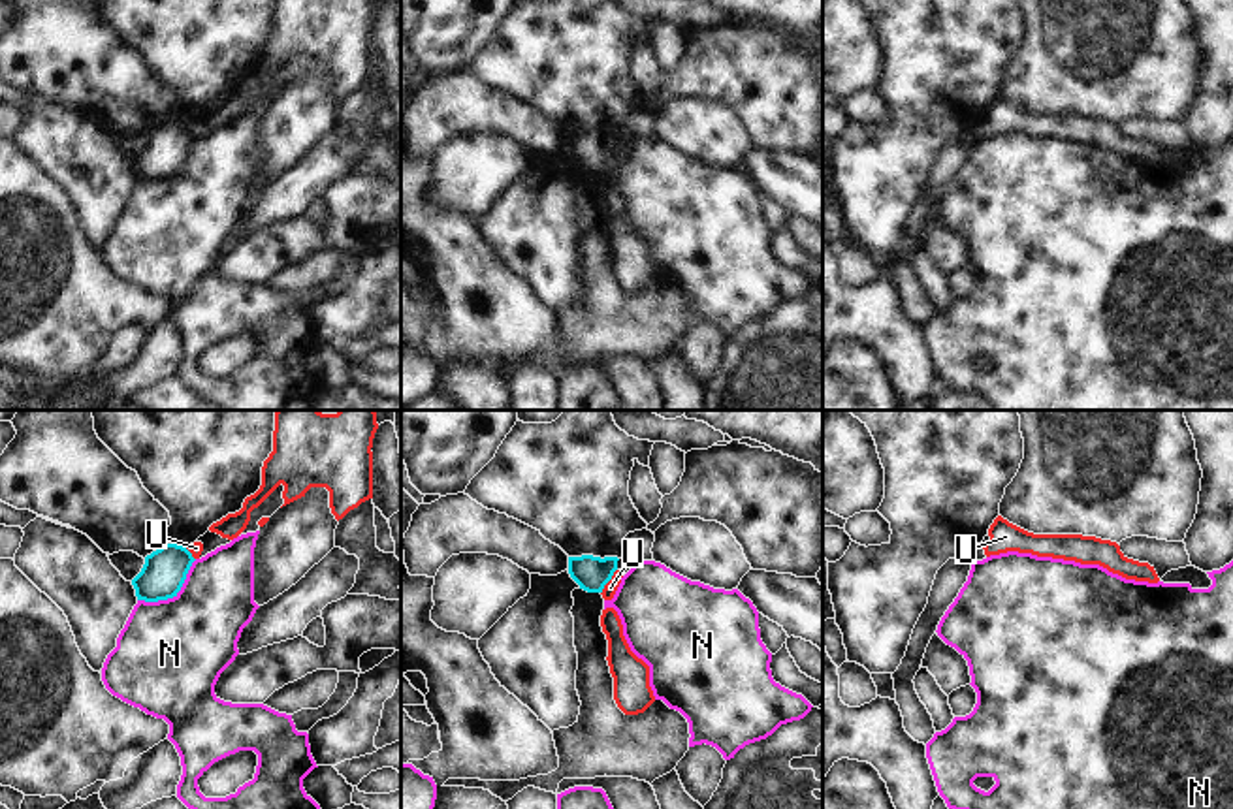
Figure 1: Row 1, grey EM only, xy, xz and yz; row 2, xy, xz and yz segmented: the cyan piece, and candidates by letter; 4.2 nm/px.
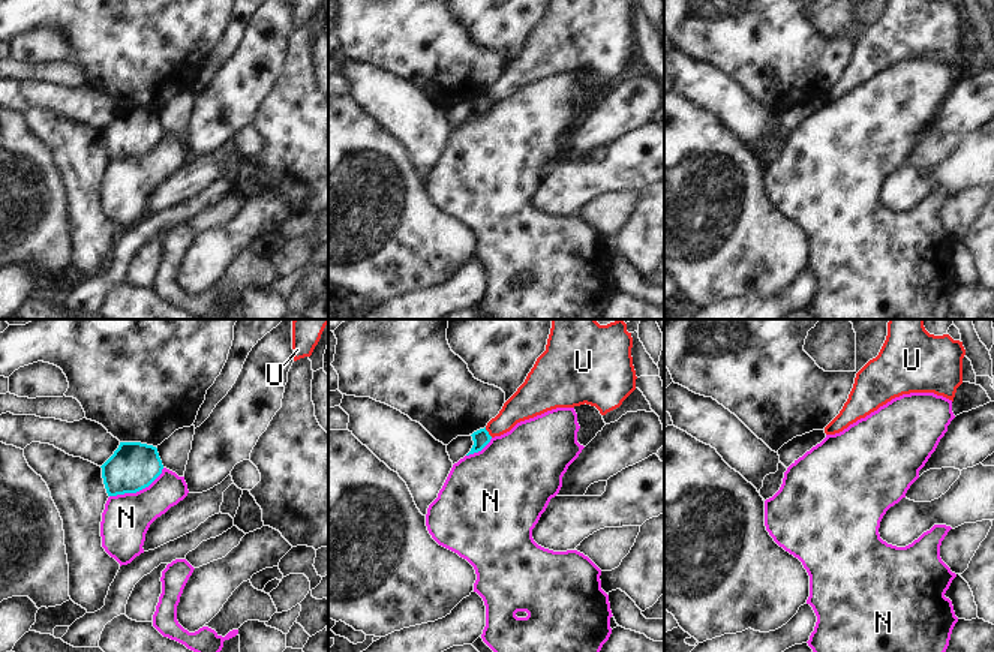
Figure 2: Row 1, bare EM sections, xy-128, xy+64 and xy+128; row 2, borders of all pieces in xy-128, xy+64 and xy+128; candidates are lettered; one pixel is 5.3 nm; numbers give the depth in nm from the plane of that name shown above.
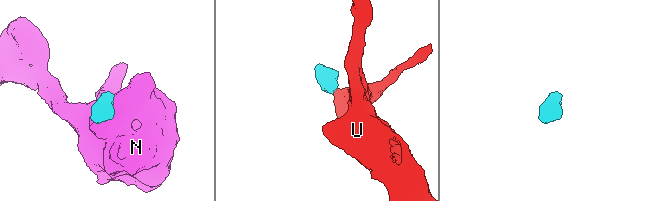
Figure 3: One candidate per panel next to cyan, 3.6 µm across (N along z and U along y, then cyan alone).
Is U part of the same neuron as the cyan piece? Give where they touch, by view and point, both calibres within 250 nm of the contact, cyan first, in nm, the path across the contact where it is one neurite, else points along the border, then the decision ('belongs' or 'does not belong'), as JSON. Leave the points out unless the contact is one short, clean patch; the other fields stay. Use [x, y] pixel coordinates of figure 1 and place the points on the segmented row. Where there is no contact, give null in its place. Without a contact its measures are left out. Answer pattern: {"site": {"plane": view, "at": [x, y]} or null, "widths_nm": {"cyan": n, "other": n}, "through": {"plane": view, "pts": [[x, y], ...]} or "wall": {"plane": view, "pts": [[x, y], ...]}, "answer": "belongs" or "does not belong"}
{"site": {"plane": "xz", "at": [608, 580]}, "widths_nm": {"cyan": 150, "other": 60}, "wall": {"plane": "xz", "pts": [[616, 569], [601, 593]]}, "answer": "does not belong"}

